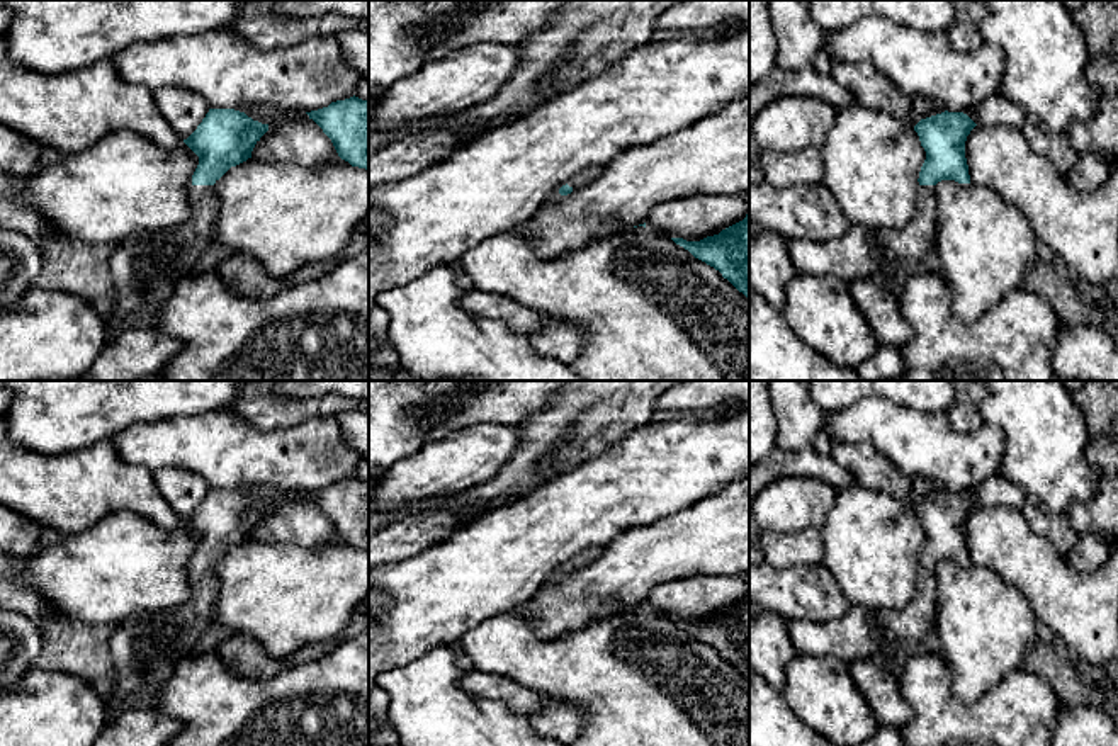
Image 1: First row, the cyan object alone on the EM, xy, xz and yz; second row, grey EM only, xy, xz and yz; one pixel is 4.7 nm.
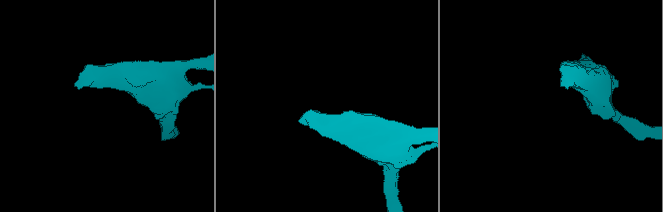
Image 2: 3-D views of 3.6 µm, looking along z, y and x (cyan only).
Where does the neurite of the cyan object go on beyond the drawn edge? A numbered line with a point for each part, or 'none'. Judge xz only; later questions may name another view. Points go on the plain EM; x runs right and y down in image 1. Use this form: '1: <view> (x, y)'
1: xz (585, 558)

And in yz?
1: yz (903, 631)

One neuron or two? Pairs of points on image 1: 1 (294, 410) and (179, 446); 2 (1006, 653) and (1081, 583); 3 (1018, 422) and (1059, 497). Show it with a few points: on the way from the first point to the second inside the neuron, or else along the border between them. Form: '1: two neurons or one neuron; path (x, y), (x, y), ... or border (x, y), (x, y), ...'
1: two neurons; border (226, 408), (260, 429), (289, 427)
2: two neurons; border (1013, 588), (1027, 600), (1038, 621)
3: one neuron; path (1037, 440), (1045, 449), (1057, 478)

